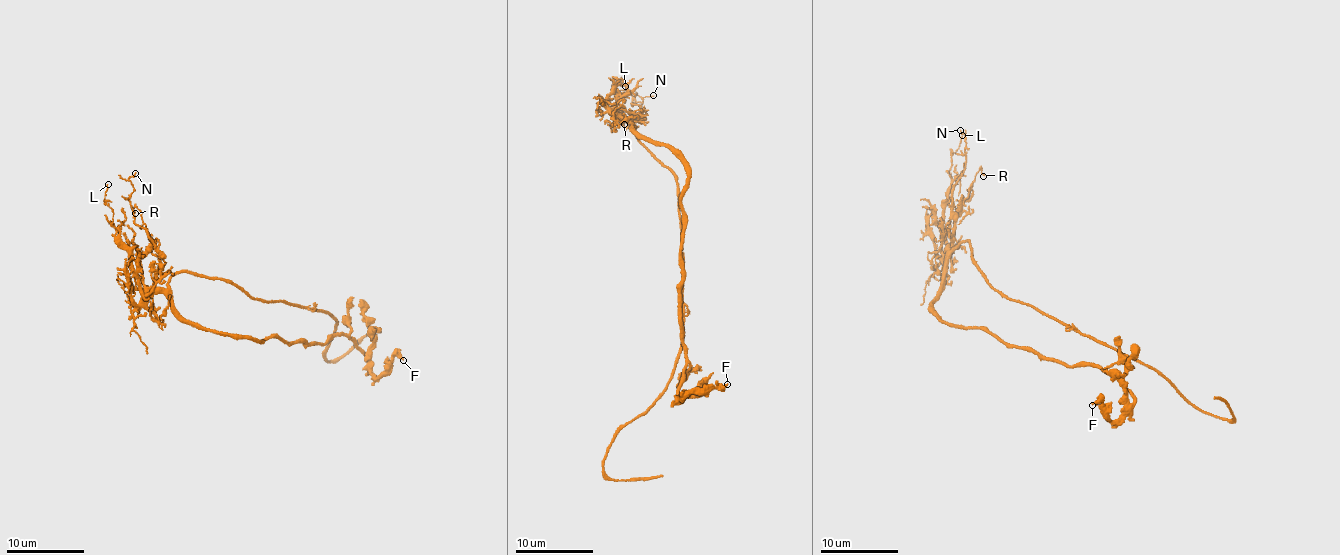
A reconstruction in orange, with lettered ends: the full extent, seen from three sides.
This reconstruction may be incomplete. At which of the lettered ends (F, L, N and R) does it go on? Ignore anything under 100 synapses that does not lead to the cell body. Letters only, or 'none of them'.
none of them

